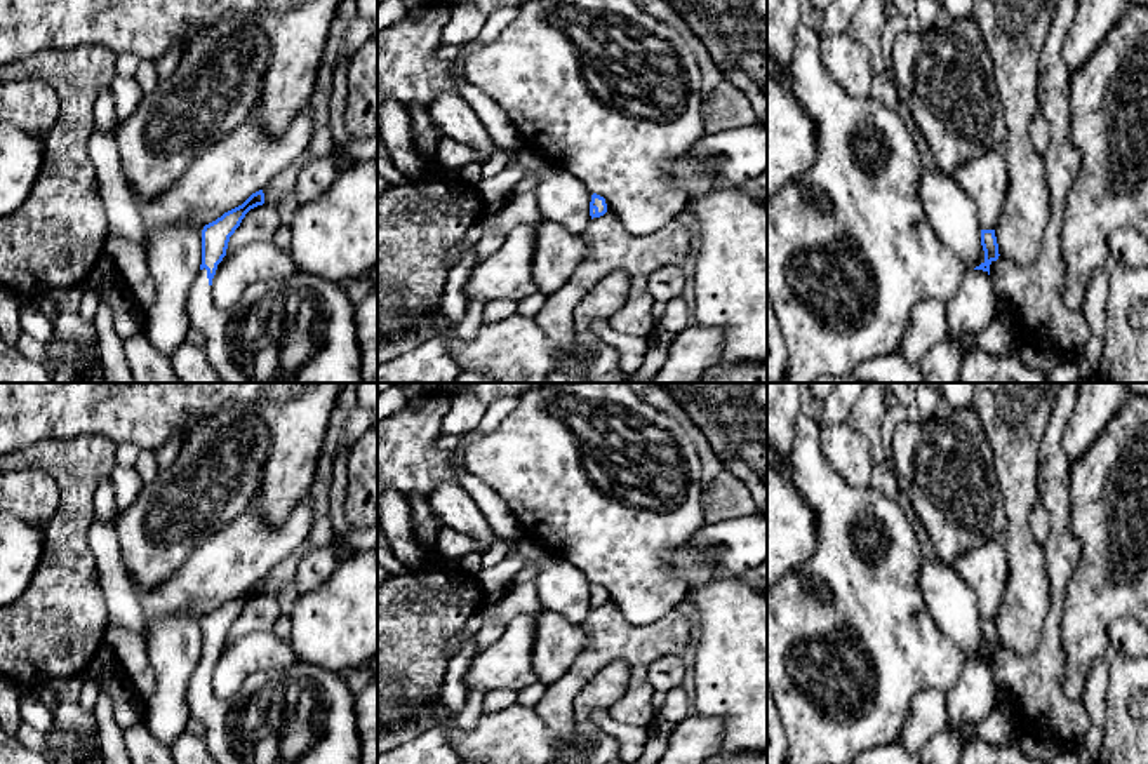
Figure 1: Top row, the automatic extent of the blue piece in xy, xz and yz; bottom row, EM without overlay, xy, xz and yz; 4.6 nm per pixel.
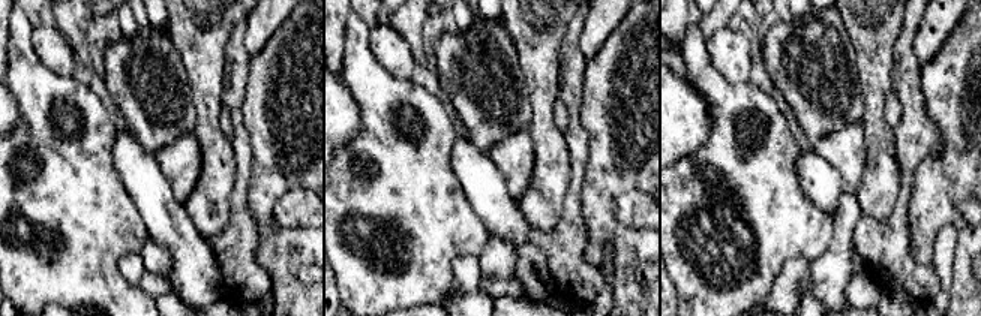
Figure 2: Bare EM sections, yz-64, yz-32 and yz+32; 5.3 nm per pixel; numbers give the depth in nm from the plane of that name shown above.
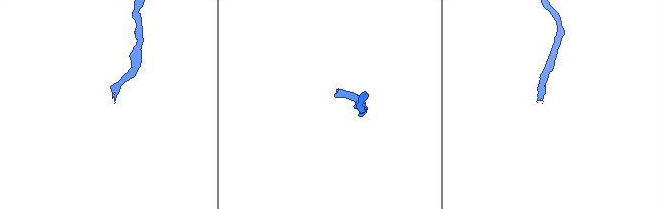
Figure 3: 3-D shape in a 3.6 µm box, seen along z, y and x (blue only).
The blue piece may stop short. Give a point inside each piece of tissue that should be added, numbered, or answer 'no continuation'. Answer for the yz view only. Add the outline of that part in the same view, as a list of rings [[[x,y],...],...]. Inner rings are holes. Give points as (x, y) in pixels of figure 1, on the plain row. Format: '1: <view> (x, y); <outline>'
1: yz (971, 698); [[[967,660],[964,672],[950,691],[944,693],[946,729],[965,747],[976,740],[972,727],[993,710],[995,680],[988,661]]]

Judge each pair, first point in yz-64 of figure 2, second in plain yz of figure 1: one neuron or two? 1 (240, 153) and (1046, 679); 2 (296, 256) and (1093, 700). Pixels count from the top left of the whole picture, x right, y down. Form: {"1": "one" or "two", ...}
{"1": "one", "2": "two"}

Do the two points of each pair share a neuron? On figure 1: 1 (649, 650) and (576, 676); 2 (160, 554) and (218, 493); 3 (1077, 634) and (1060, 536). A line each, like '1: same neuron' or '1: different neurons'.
1: same neuron
2: same neuron
3: different neurons

